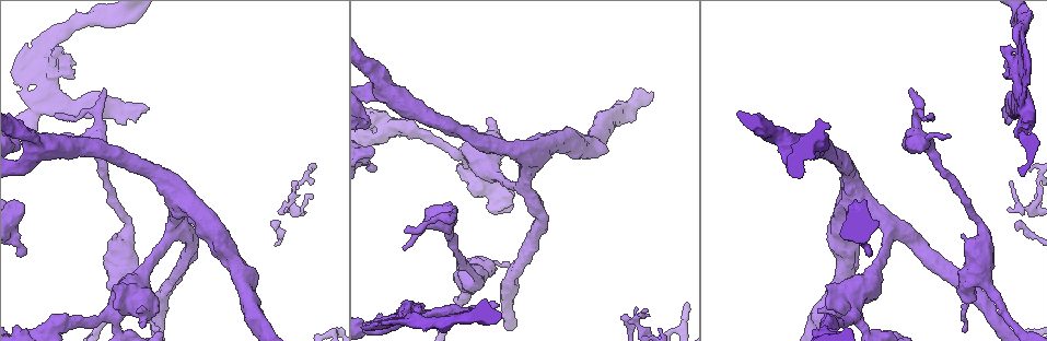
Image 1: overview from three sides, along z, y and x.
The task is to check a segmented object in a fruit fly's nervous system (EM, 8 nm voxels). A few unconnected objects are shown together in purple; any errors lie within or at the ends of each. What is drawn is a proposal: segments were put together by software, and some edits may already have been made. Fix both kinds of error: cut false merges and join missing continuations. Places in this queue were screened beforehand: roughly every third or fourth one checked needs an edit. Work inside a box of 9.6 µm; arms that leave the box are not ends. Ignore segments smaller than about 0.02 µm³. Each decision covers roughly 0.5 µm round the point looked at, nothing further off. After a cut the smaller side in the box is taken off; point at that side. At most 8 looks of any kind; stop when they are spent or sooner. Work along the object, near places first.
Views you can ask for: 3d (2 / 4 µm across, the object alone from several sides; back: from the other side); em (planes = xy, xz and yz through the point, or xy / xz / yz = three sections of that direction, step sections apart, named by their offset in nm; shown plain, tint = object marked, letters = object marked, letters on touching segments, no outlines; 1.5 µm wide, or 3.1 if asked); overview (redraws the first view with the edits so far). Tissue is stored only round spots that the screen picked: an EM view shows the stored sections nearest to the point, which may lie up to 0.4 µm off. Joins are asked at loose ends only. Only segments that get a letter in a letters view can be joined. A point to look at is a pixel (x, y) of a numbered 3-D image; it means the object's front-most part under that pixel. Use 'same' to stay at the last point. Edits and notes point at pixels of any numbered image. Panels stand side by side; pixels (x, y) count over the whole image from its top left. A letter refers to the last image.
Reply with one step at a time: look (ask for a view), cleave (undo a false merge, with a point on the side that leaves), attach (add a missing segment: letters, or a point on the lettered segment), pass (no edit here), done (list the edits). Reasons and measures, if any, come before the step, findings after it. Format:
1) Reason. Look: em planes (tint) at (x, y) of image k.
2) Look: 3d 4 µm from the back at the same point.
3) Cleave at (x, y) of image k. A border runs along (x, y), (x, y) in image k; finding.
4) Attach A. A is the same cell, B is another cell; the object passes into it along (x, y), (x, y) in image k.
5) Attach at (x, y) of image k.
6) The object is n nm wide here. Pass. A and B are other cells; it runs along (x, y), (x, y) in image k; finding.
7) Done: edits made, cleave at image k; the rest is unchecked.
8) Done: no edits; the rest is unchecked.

Calibre changes. Look: 3d 2 µm at (86, 107) of image 1.

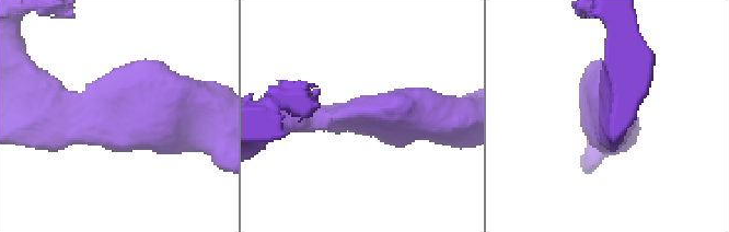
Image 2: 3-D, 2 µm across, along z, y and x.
Look: em xy step 8 (tint) at (362, 116) of image 2.

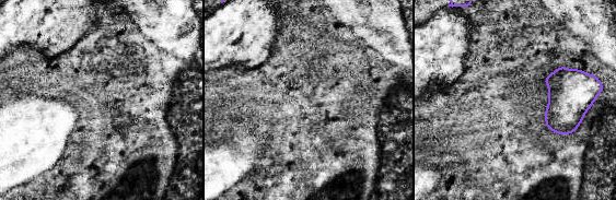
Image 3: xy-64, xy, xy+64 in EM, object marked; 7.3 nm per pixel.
Another direction. Look: em planes (letters) at the same point.

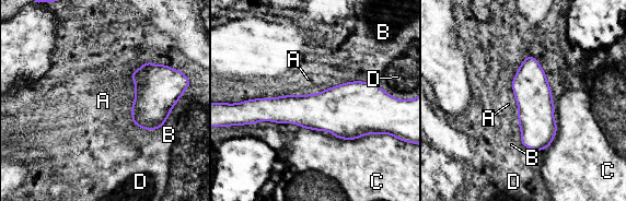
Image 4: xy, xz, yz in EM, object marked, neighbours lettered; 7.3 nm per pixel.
The longest contact is with C, 360 nm. Pass. A, B, C and D are other cells; a border runs along (511, 90), (518, 108) in image 4; all the same cell.

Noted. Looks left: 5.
Branch stops here. Look: 3d 4 µm at (106, 90) of image 1.

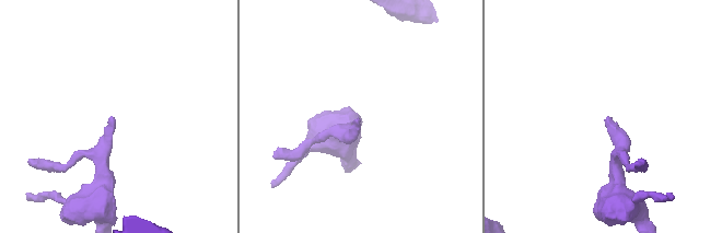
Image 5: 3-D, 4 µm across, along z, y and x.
Look: em xz step 4 (tint) at (358, 119) of image 5.

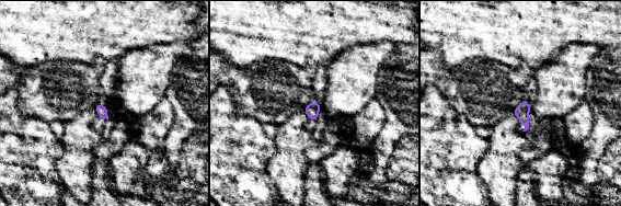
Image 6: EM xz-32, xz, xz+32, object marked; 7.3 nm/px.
Another direction. Look: em planes (letters) at the same point.

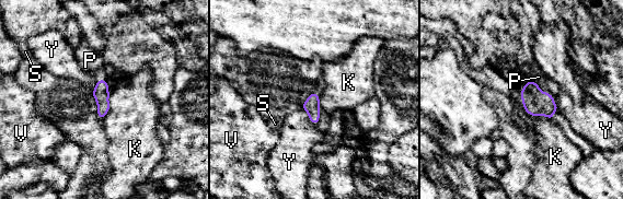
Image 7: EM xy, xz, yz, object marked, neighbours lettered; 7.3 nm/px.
Attach at (539, 77) of image 7. P is the same cell, K, S, V and Y are other cells; the object passes into it along (537, 103), (540, 89), (539, 77) in image 7; it goes on there.

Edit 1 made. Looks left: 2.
Done: edits made, attach at image 7; the rest is unchecked.

